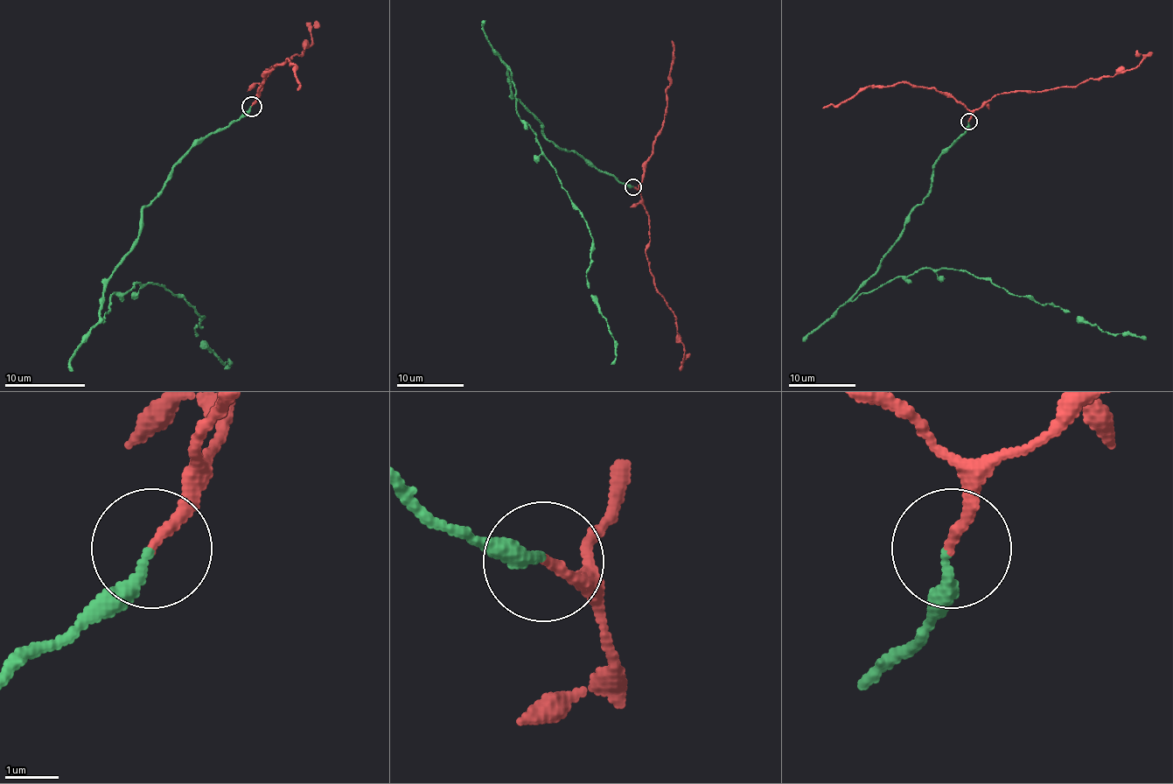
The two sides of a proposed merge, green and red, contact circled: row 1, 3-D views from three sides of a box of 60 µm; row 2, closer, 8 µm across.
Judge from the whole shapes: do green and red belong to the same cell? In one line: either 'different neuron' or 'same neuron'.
same neuron

